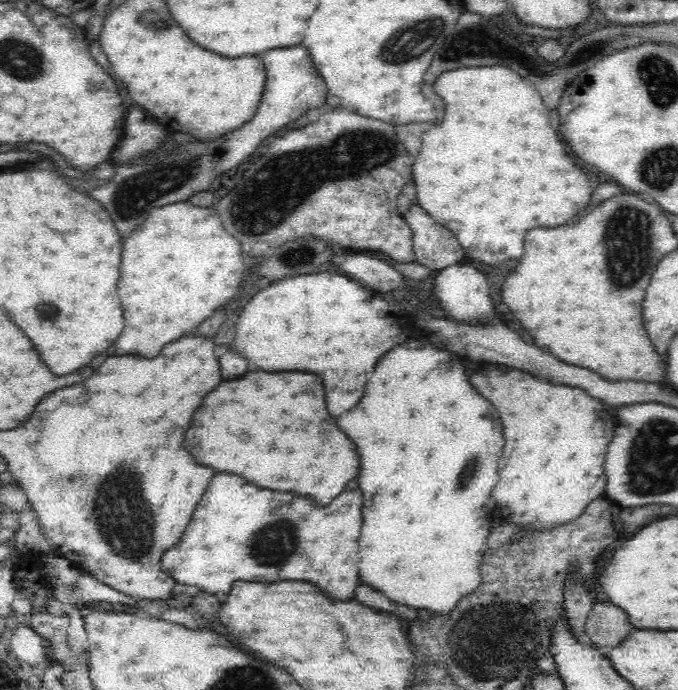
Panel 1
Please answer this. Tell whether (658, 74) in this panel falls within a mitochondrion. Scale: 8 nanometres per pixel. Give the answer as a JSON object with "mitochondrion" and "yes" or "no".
{"mitochondrion":"yes"}

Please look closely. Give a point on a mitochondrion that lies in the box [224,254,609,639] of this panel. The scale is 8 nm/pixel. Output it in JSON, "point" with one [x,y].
{"point":[275,544]}

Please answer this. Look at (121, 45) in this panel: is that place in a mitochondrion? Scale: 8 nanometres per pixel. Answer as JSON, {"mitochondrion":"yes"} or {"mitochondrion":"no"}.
{"mitochondrion":"no"}

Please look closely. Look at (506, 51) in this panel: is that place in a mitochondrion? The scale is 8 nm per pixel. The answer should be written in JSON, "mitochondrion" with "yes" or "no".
{"mitochondrion":"no"}

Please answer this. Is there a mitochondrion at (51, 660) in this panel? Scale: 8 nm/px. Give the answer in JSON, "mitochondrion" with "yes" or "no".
{"mitochondrion":"no"}

